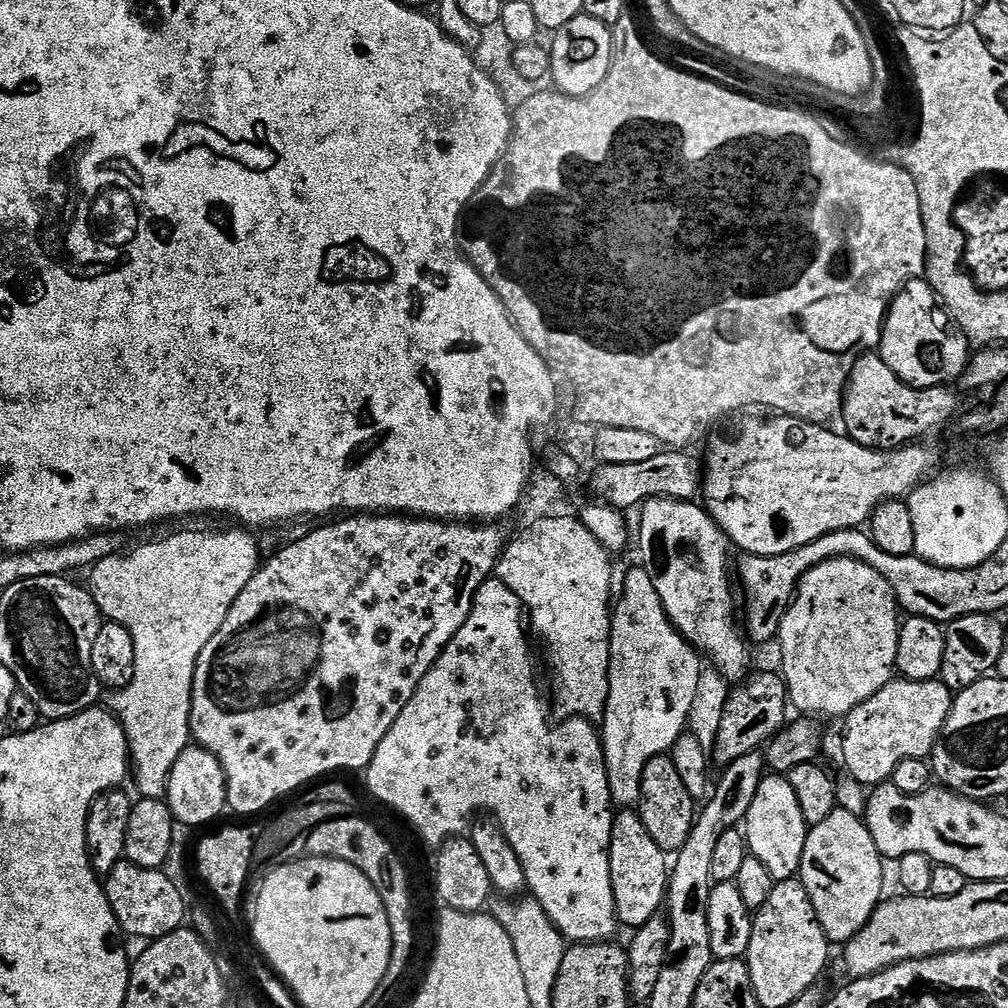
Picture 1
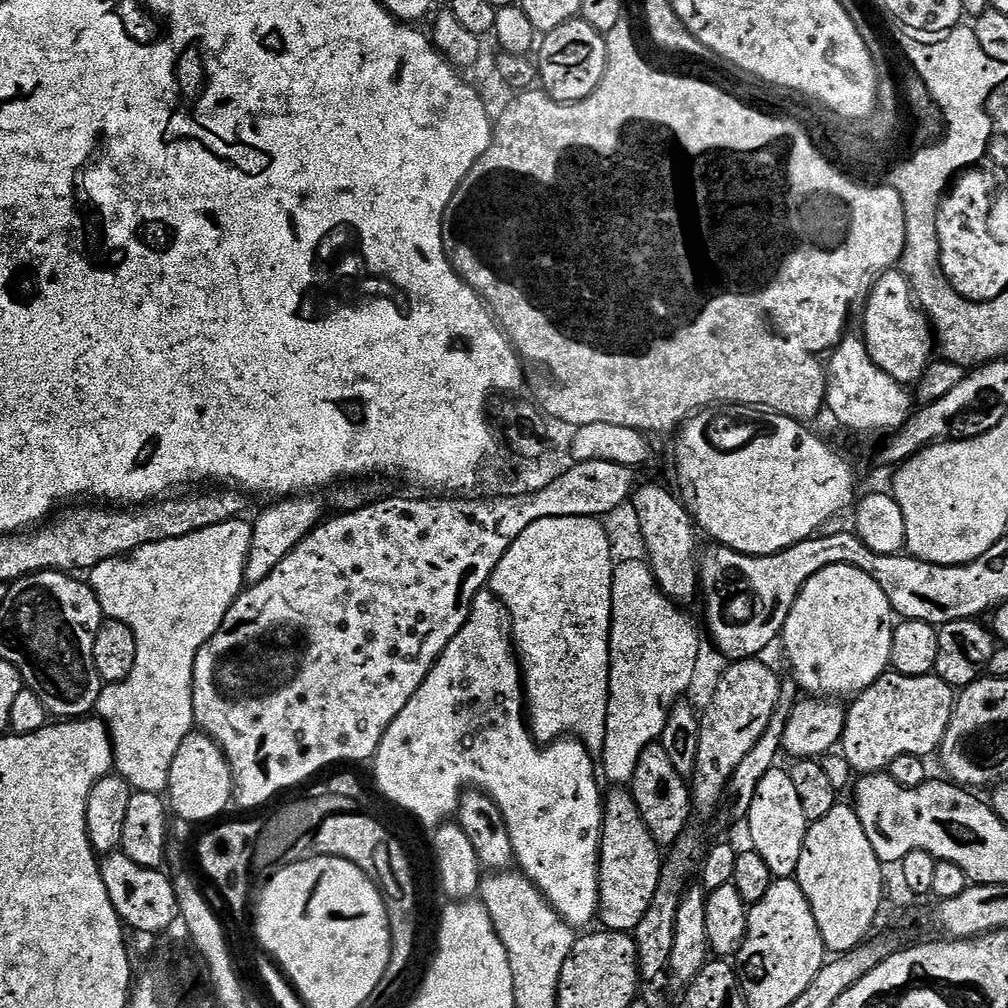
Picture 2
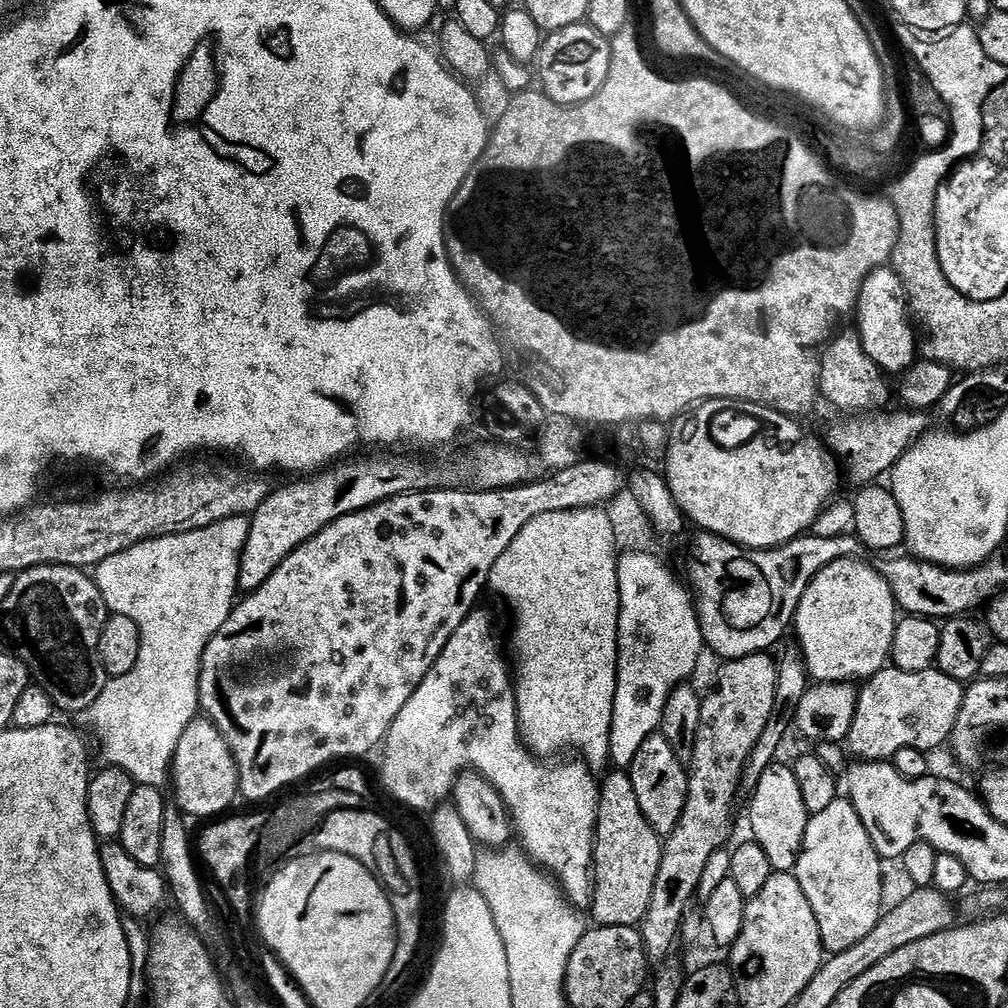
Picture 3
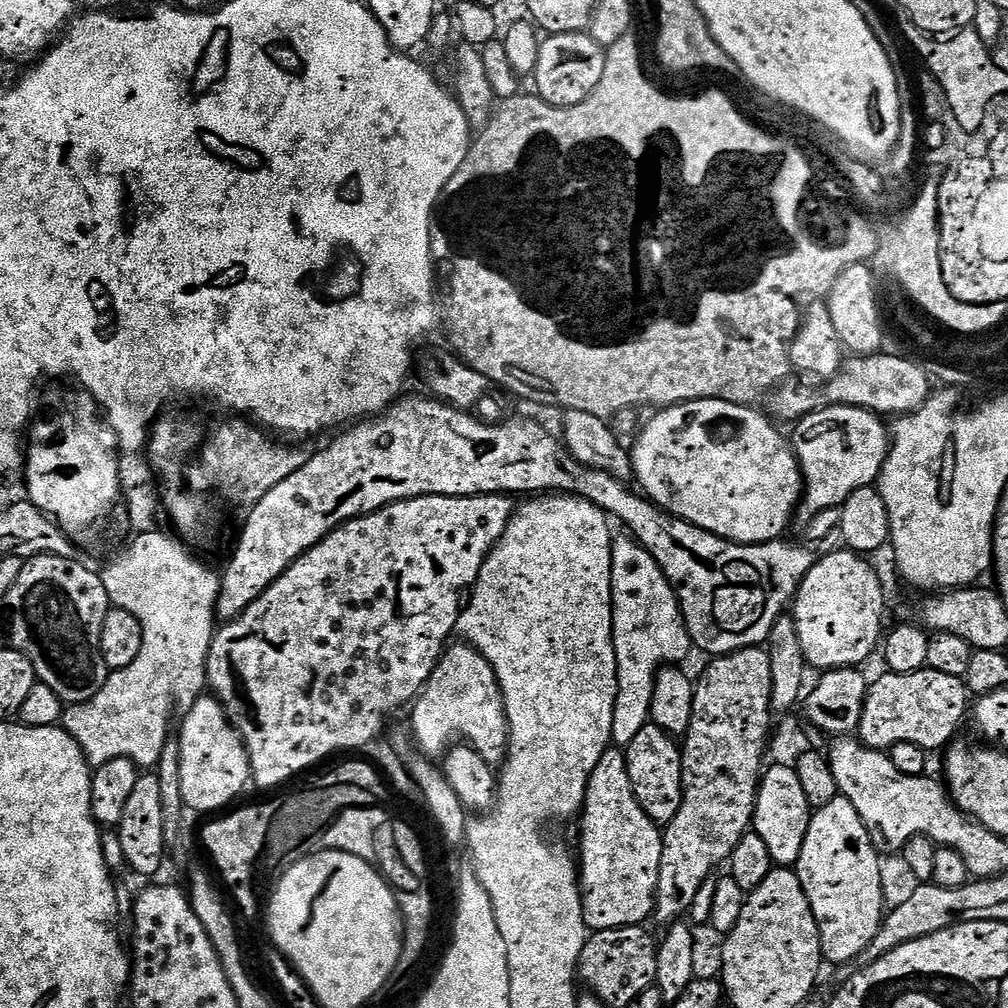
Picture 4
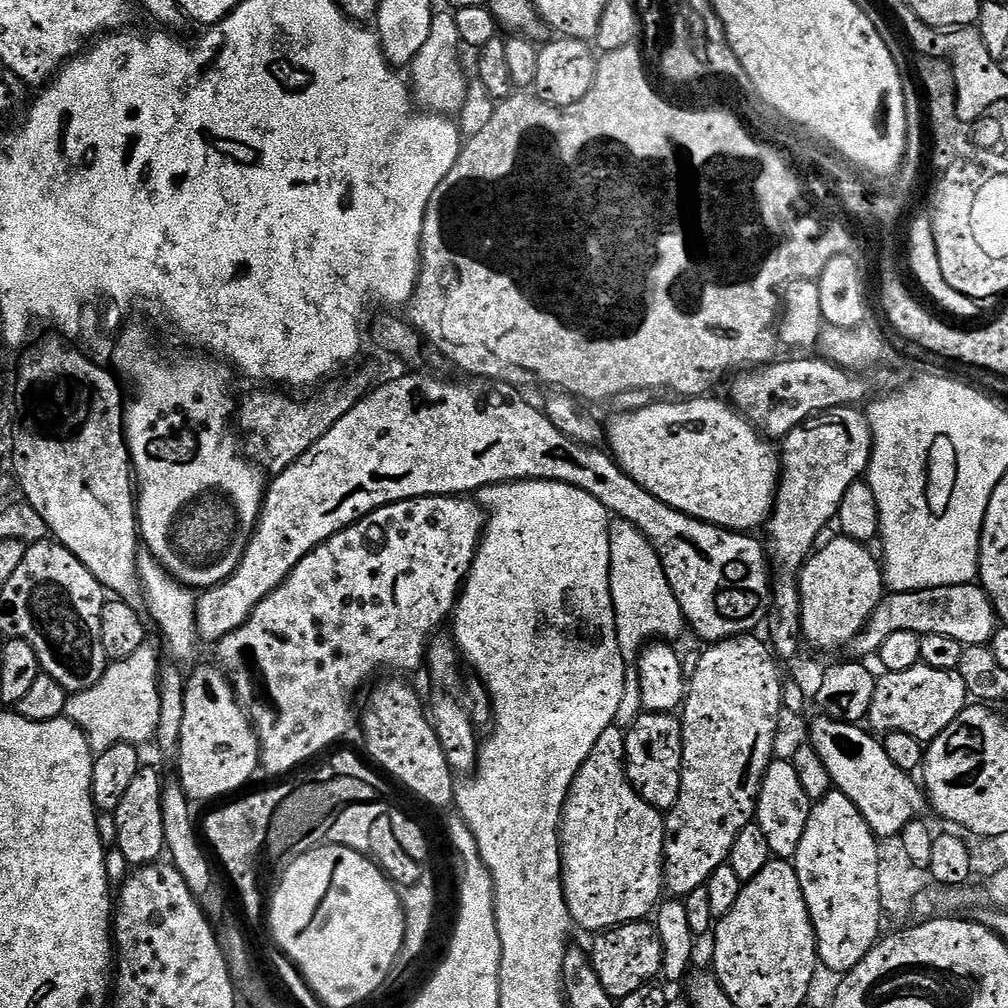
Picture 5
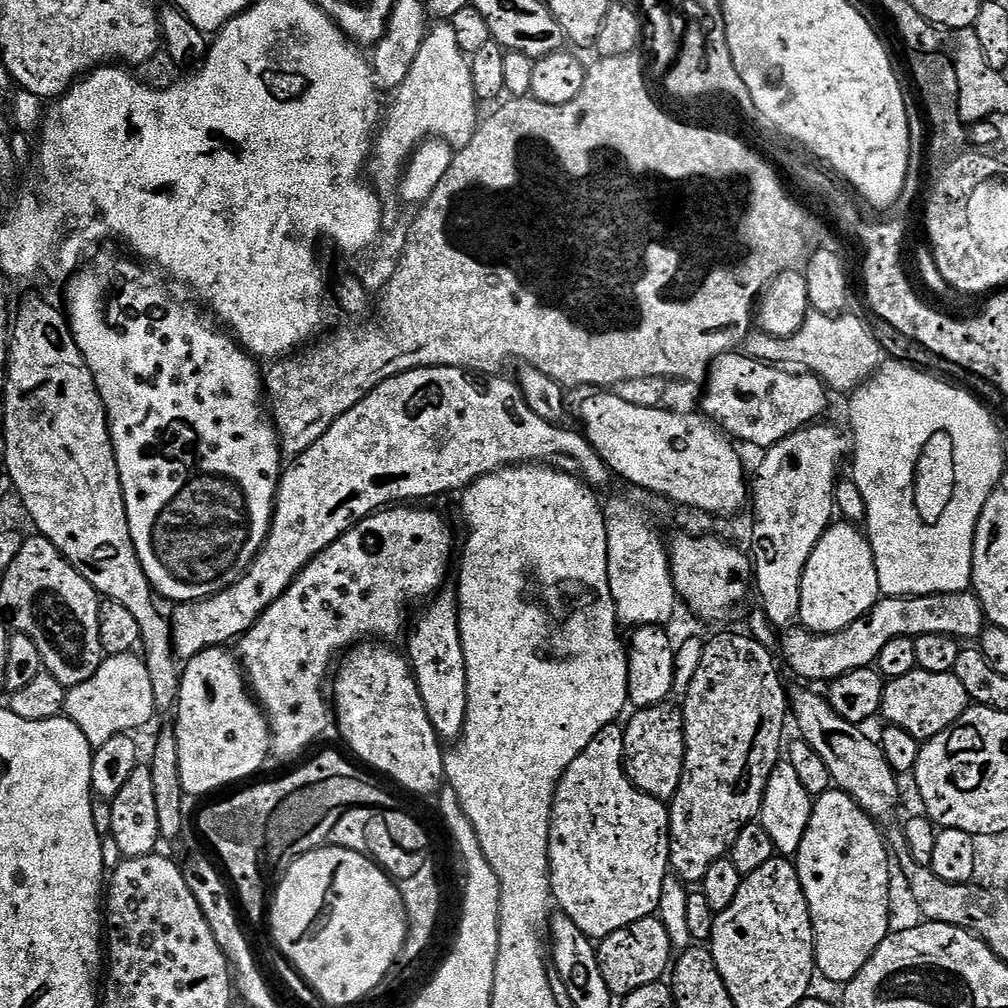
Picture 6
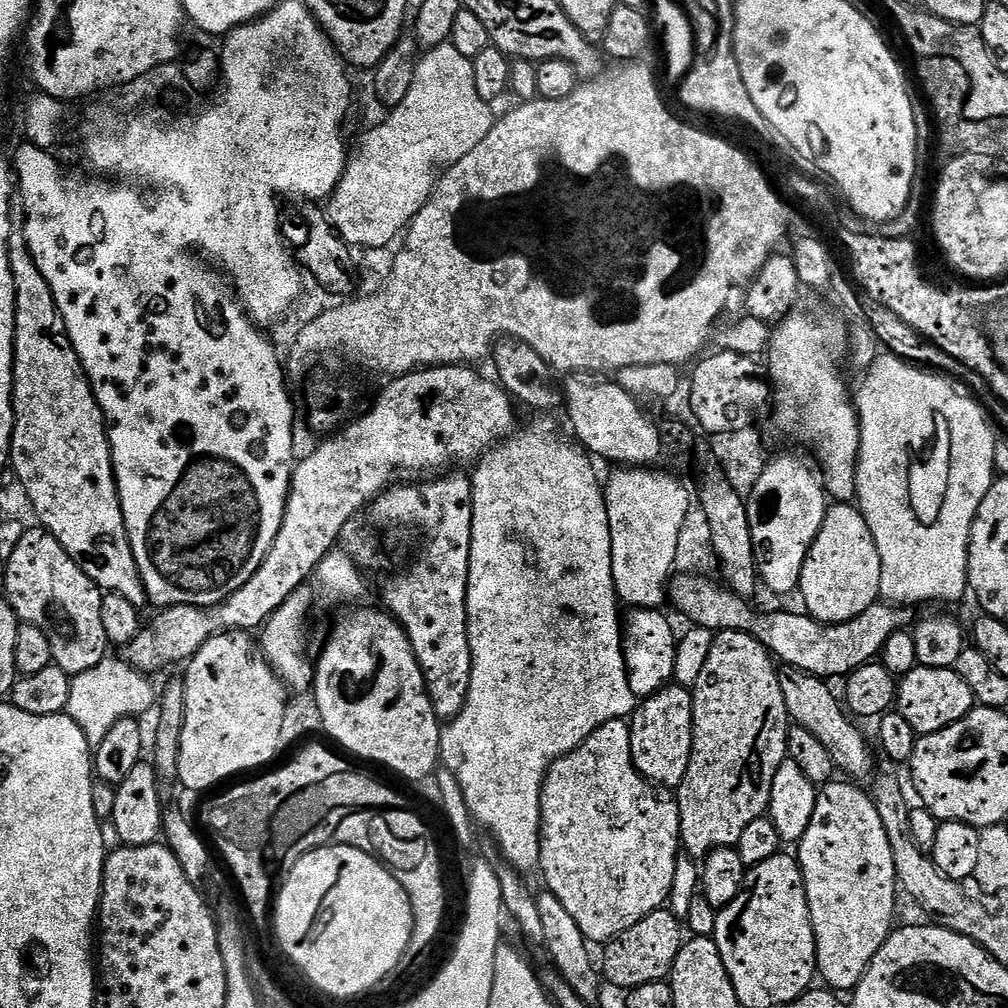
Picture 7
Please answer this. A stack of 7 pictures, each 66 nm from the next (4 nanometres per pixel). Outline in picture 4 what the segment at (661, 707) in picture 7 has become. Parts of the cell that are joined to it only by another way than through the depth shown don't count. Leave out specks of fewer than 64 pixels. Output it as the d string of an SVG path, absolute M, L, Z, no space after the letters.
M651 722L642 726L633 740L627 744L626 759L634 794L657 826L667 826L678 814L684 793L684 757L679 743L668 733Z

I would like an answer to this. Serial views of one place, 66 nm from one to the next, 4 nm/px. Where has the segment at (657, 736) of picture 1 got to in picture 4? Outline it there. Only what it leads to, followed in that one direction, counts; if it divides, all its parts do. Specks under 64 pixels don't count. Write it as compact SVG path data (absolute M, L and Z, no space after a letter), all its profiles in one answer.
M623 535L612 541L612 641L618 678L612 741L622 748L649 723L656 673L663 666L682 663L694 646L680 600L666 574L643 545L631 535Z

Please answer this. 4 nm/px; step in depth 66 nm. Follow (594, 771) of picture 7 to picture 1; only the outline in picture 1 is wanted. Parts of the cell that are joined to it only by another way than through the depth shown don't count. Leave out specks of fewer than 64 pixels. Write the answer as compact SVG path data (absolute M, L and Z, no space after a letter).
M620 810L612 821L612 845L610 846L610 874L616 903L616 919L628 930L641 928L650 918L661 911L668 891L670 864L665 852L657 846L654 838L646 834L639 811Z

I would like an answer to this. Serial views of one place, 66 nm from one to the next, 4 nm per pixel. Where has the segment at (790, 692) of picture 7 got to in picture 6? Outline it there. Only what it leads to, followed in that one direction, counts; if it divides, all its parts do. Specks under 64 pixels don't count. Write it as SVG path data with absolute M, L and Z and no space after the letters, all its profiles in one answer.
M800 686L790 696L790 714L798 720L801 730L800 739L805 740L818 753L818 758L826 762L826 770L830 770L832 783L839 791L845 792L856 805L873 818L888 816L896 808L900 800L900 784L897 773L886 762L879 743L872 740L859 724L851 724L840 717L831 706L831 702L823 695L815 696L811 687Z

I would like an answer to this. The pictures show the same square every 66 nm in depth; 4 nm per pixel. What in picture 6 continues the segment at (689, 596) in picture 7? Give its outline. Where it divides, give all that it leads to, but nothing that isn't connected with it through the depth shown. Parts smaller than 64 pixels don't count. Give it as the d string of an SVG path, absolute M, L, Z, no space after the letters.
M969 590L958 594L930 594L929 596L886 596L877 600L876 604L862 618L850 622L837 632L812 632L803 626L793 626L783 633L780 640L780 648L784 651L784 656L788 659L788 664L792 667L792 672L796 676L801 676L801 681L825 680L831 682L838 677L850 674L854 670L871 668L875 665L878 654L894 638L915 638L926 634L942 634L943 636L955 636L961 642L972 642L979 637L986 627L986 617L984 608L980 604L980 599L975 592Z

